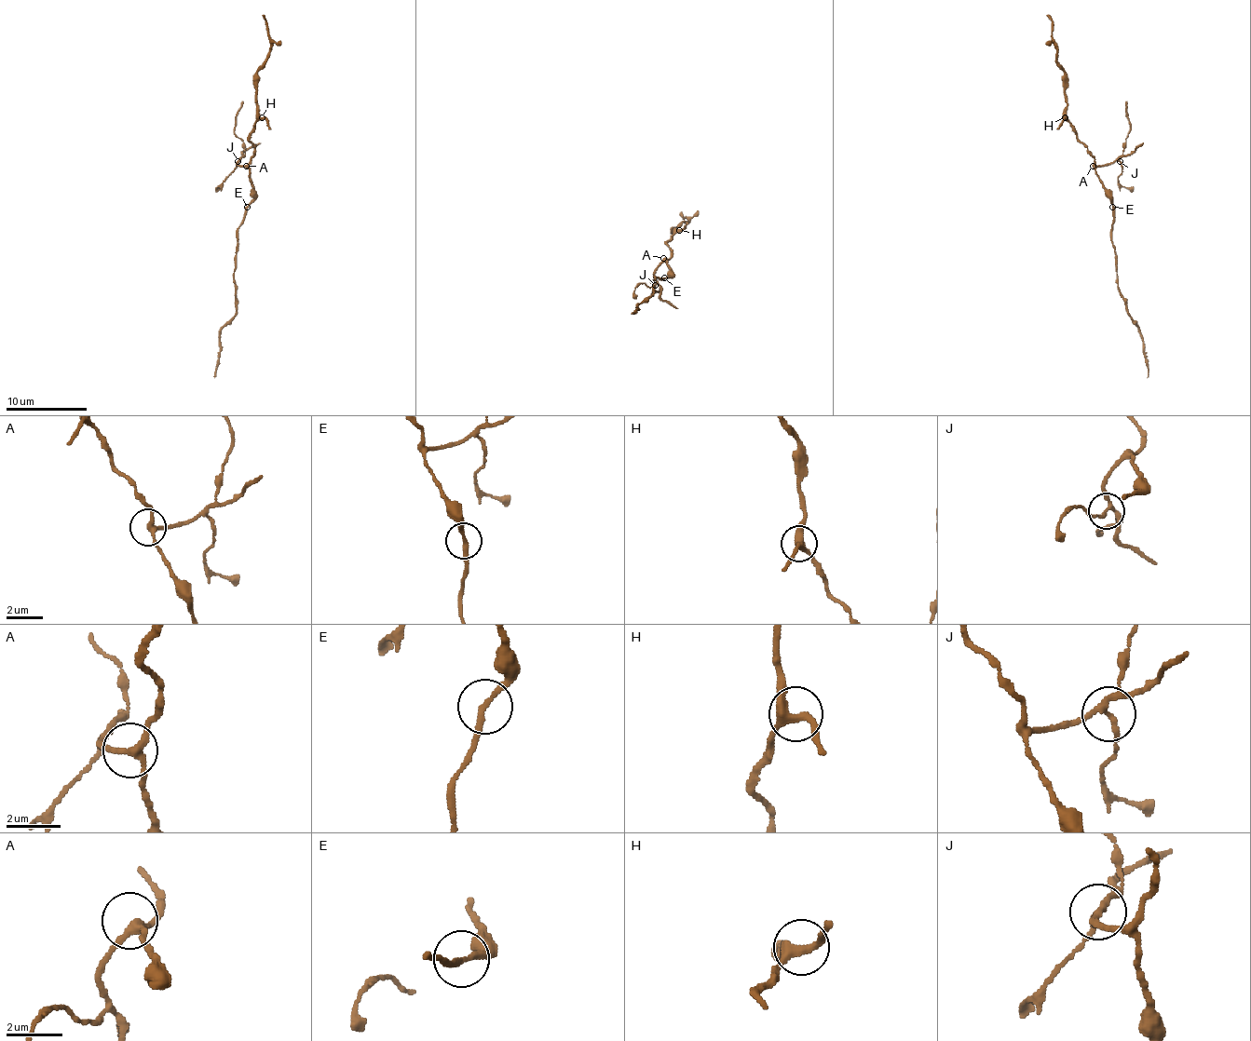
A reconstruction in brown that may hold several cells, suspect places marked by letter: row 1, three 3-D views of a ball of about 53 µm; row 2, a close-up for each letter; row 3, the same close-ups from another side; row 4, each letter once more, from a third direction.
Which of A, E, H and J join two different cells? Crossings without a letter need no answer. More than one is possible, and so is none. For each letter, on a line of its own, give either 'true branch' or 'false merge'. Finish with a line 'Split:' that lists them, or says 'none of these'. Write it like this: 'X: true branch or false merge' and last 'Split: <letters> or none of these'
A: true branch
E: true branch
H: true branch
J: false merge
Split: J

